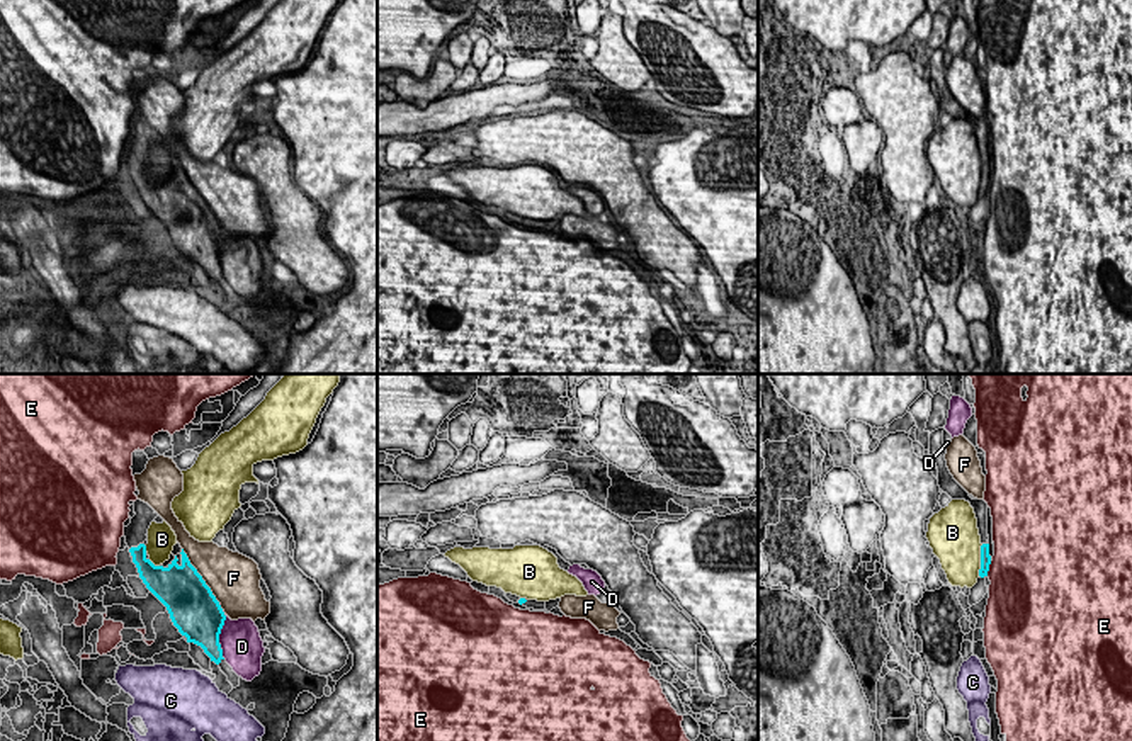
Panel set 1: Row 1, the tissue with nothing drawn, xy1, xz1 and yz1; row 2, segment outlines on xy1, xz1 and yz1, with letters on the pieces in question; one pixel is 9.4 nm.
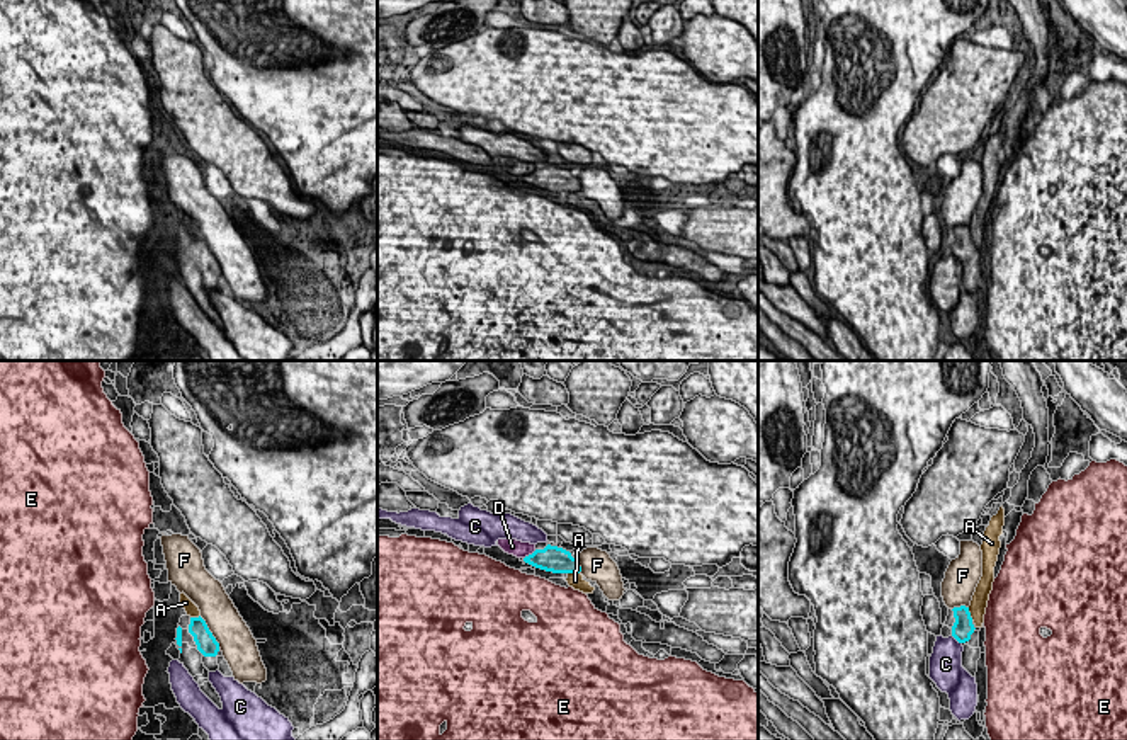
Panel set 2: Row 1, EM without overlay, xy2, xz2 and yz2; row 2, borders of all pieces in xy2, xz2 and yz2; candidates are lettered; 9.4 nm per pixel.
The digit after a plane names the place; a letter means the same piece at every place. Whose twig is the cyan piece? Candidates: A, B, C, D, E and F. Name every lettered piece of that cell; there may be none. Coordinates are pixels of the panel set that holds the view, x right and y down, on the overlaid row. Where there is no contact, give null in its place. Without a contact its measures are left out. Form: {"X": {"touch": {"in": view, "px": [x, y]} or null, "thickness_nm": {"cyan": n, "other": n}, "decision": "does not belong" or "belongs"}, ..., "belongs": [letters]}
{"A": {"touch": {"in": "yz2", "px": [969, 614]}, "thickness_nm": {"cyan": 200, "other": 160}, "decision": "does not belong"}, "B": {"touch": {"in": "yz1", "px": [981, 559]}, "thickness_nm": {"cyan": 100, "other": 420}, "decision": "does not belong"}, "C": {"touch": {"in": "yz2", "px": [957, 640]}, "thickness_nm": {"cyan": 200, "other": 320}, "decision": "does not belong"}, "D": {"touch": {"in": "xy1", "px": [220, 633]}, "thickness_nm": {"cyan": 460, "other": 380}, "decision": "does not belong"}, "E": {"touch": {"in": "yz1", "px": [988, 568]}, "thickness_nm": {"cyan": 100, "other": 480}, "decision": "does not belong"}, "F": {"touch": {"in": "xy1", "px": [199, 575]}, "thickness_nm": {"cyan": 440, "other": 420}, "decision": "does not belong"}, "belongs": []}

